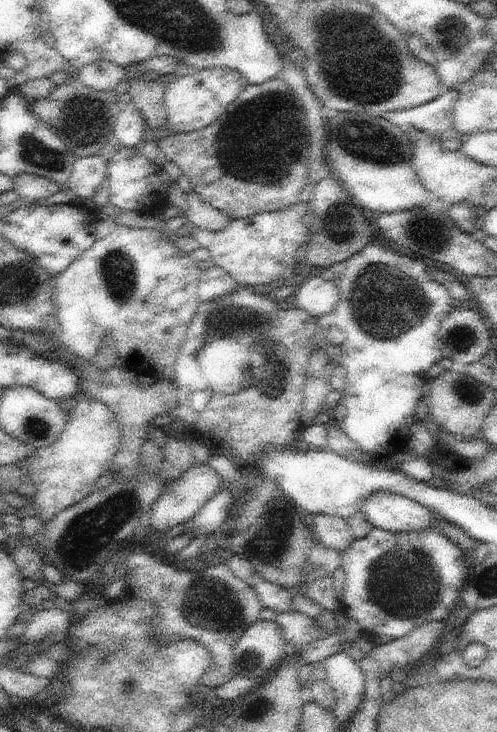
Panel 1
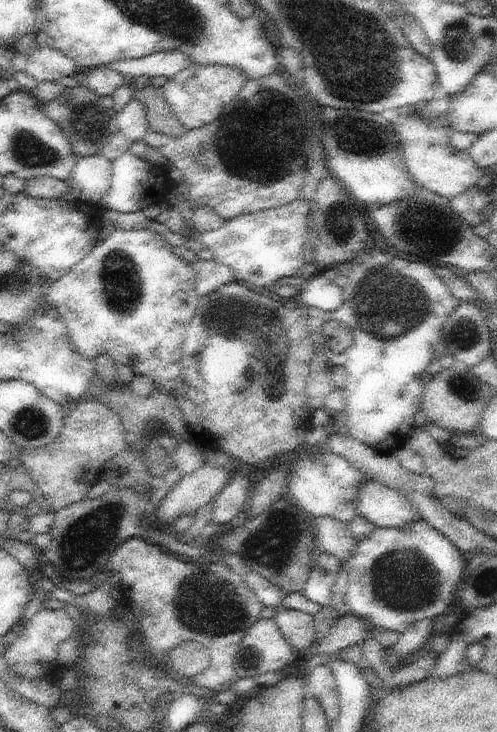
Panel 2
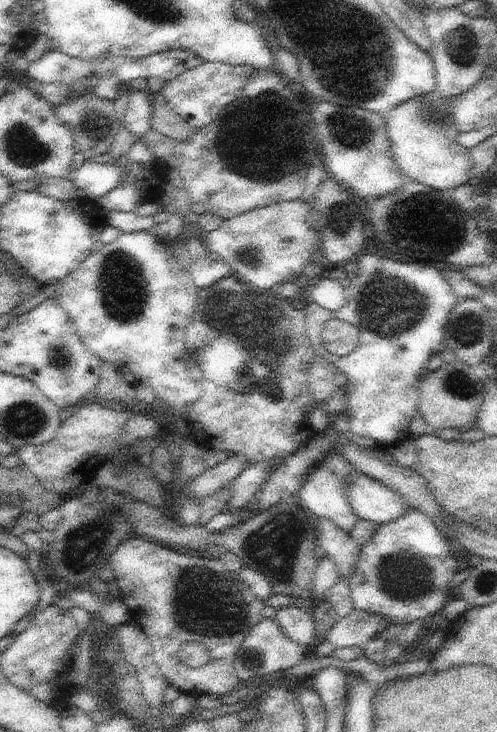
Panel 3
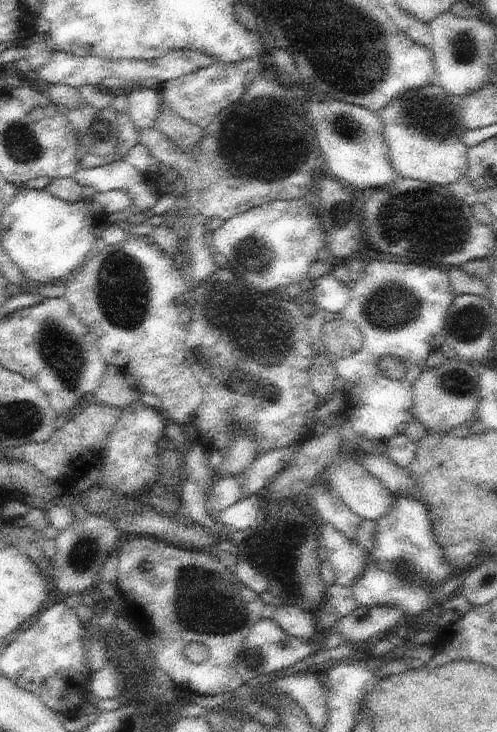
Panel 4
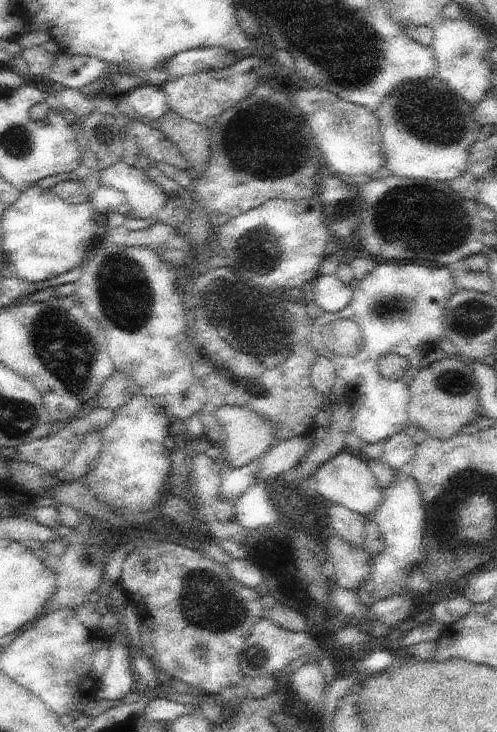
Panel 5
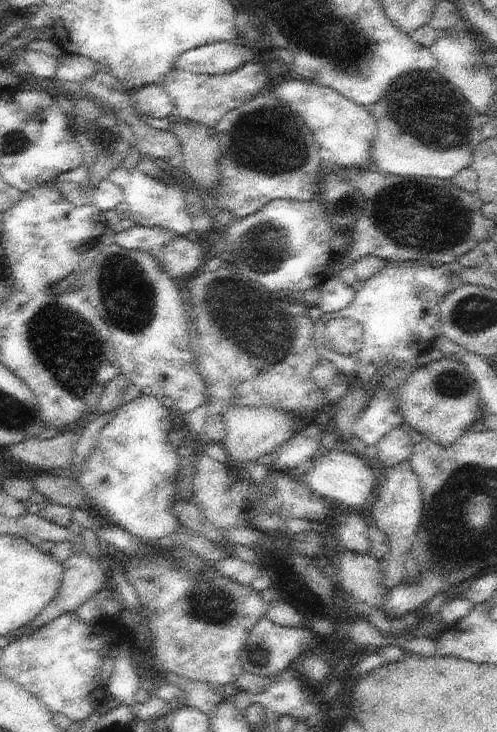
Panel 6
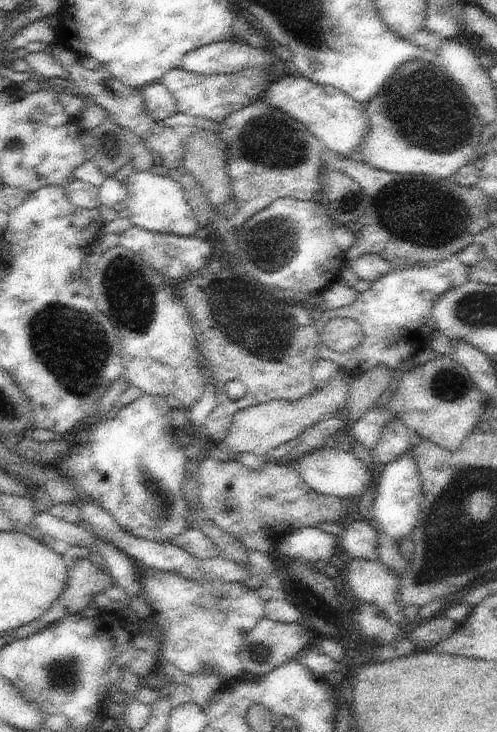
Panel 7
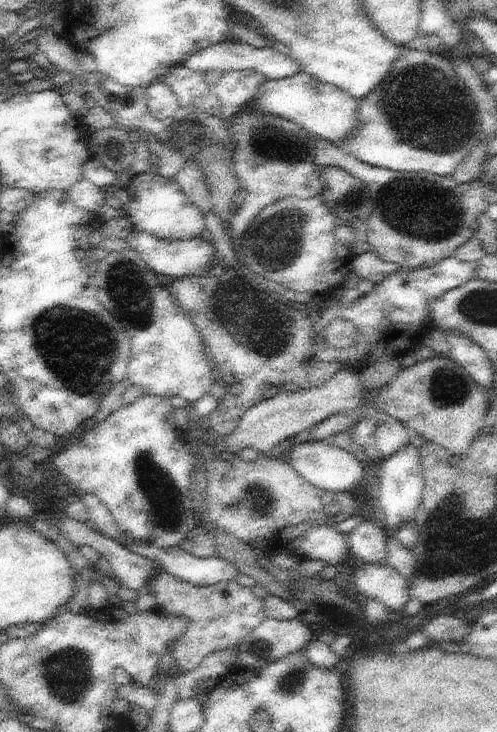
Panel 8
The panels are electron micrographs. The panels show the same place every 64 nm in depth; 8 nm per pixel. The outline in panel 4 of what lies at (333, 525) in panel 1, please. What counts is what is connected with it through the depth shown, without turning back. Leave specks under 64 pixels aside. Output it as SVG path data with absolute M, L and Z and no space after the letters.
M327 522L319 528L319 546L327 550L327 562L335 570L335 584L353 588L367 568L367 550Z

